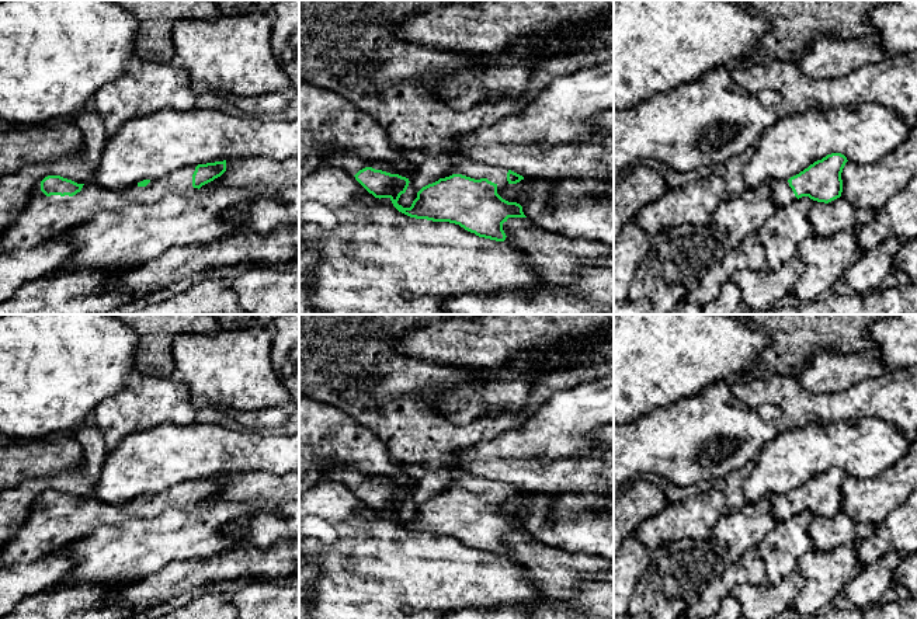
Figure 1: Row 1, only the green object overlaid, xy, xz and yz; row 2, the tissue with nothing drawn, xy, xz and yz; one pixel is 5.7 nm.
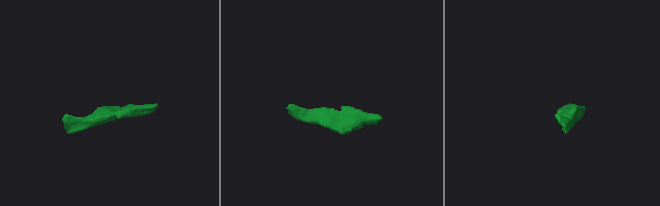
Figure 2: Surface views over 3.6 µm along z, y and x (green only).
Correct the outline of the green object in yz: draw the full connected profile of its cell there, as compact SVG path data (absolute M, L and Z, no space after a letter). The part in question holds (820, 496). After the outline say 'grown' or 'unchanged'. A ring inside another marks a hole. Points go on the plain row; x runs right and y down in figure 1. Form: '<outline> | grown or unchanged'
M831 467L788 494L771 494L768 500L772 517L779 522L802 511L824 518L840 512L841 487L847 476L844 469Z | grown

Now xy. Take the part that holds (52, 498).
M226 474L187 480L164 493L143 494L121 505L48 490L35 500L18 533L0 549L0 567L35 563L100 526L152 519L169 508L192 511L225 486Z | grown

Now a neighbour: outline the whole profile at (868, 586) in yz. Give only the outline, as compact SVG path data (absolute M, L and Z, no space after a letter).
M890 552L876 561L862 566L861 571L845 584L841 592L857 608L868 608L878 604L883 592L893 585L893 571L900 560L902 556L899 553Z

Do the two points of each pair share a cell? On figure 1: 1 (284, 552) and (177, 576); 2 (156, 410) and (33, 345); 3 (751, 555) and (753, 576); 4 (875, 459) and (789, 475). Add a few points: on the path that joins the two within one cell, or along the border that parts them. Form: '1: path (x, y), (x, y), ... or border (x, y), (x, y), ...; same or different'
1: path (257, 563), (233, 563), (216, 569), (204, 569); same
2: border (125, 386), (104, 397), (93, 410); different
3: path (751, 560), (753, 570); same
4: path (854, 456), (810, 456); same

